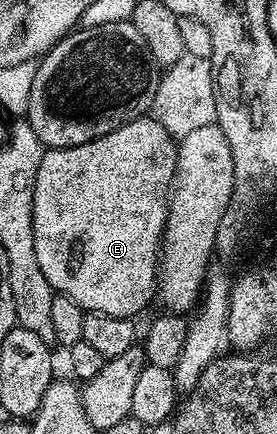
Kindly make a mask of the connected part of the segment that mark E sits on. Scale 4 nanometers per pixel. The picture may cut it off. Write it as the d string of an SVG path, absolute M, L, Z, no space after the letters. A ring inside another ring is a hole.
M150 115L139 119L97 138L72 148L49 148L37 166L37 178L33 186L33 246L37 249L37 263L41 266L49 286L60 296L73 298L84 313L109 314L113 318L135 318L157 292L157 269L159 267L159 246L163 243L163 227L167 221L167 198L175 182L175 163L179 157L177 140Z

